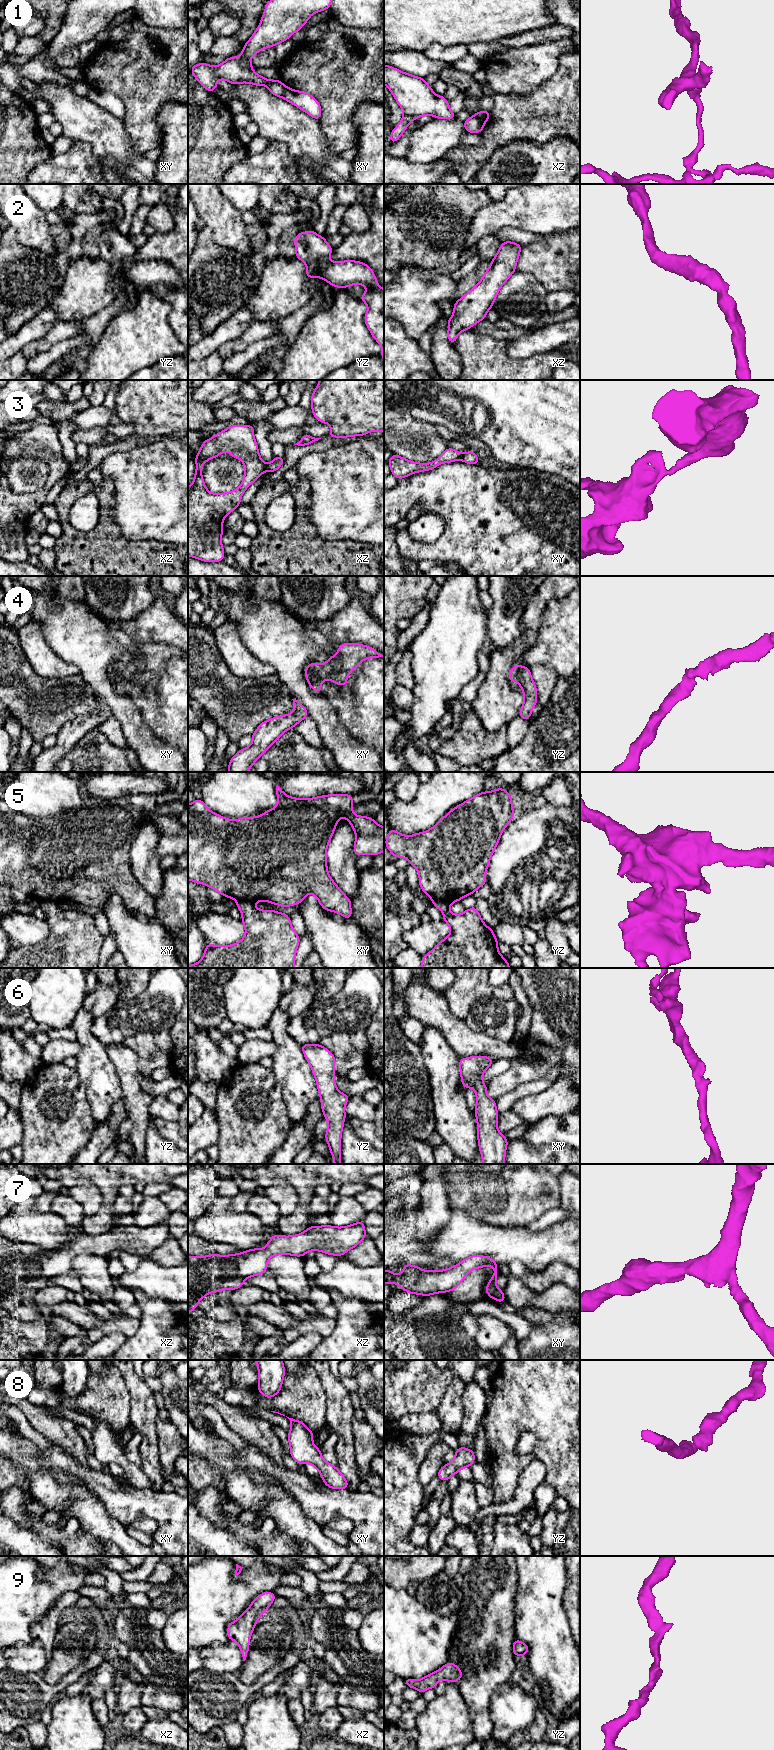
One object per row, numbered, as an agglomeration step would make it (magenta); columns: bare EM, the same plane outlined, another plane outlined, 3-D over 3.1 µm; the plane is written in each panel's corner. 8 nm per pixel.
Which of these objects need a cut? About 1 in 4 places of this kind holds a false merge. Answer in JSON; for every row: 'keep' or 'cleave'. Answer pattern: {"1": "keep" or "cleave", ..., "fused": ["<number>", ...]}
{"1": "cleave", "2": "keep", "3": "cleave", "4": "keep", "5": "cleave", "6": "keep", "7": "keep", "8": "keep", "9": "keep", "fused": ["1", "3", "5"]}

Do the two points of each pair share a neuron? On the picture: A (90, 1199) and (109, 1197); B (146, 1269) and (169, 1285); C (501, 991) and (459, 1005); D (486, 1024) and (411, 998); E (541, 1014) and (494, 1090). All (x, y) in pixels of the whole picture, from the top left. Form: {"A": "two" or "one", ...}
{"A": "two", "B": "one", "C": "one", "D": "two", "E": "one"}

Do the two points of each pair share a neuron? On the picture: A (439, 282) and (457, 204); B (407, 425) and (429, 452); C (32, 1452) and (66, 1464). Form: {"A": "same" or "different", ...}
{"A": "different", "B": "same", "C": "different"}

